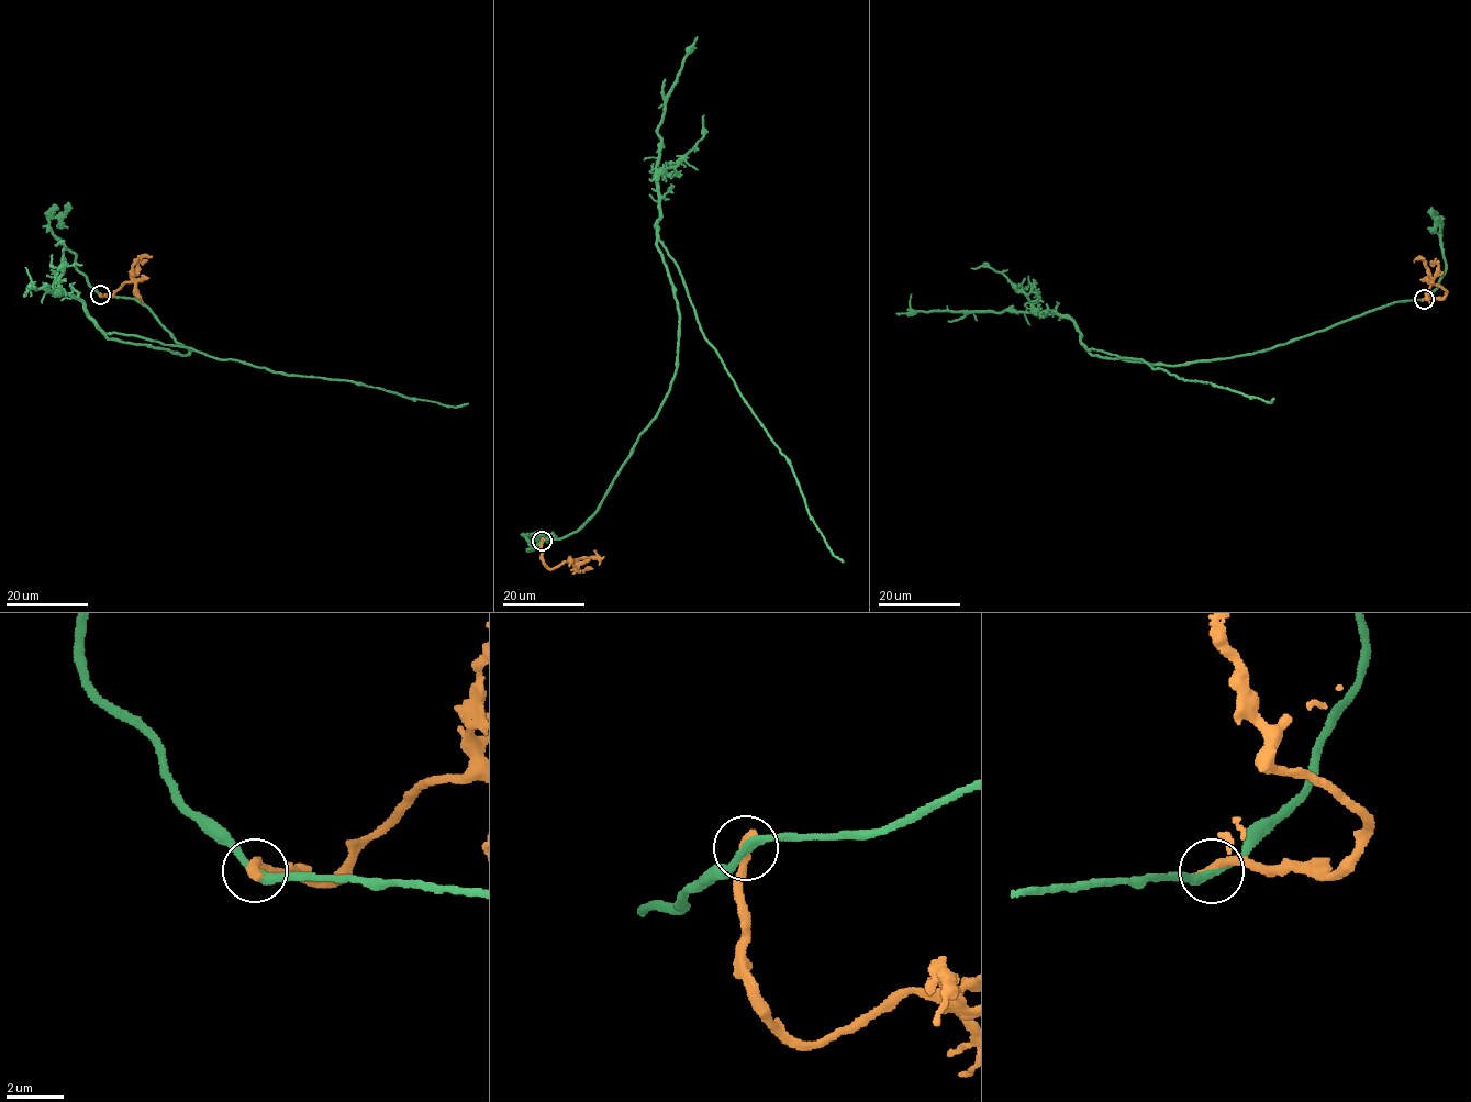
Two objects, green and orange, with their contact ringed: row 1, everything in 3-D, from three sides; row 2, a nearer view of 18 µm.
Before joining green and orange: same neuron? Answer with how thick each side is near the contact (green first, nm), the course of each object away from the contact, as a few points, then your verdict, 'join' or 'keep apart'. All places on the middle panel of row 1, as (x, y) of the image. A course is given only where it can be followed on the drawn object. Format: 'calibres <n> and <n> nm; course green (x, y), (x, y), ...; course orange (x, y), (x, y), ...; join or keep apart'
calibres 280 and 360 nm; course green (542, 541), (564, 537), (590, 520), (669, 389), (679, 314), (658, 240), (699, 327), (843, 563); course orange (542, 541), (543, 561), (549, 568), (567, 561), (603, 556); keep apart

